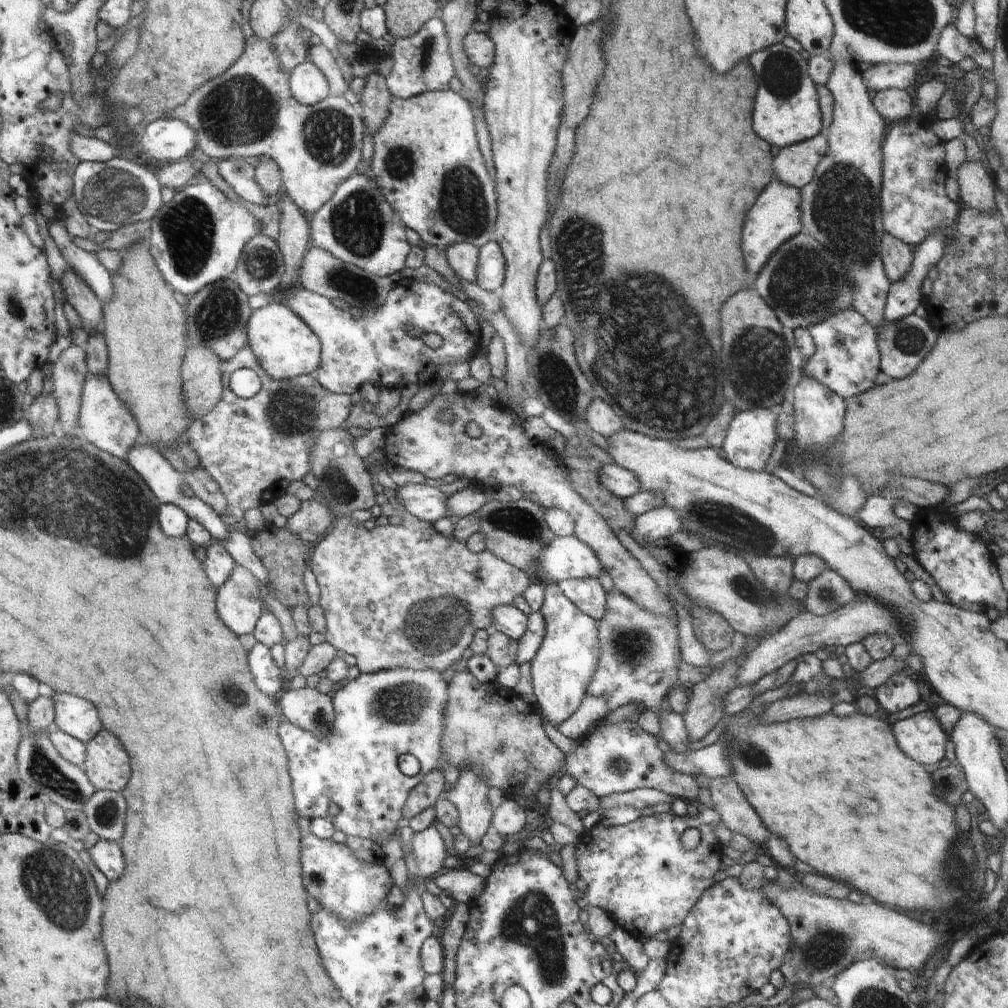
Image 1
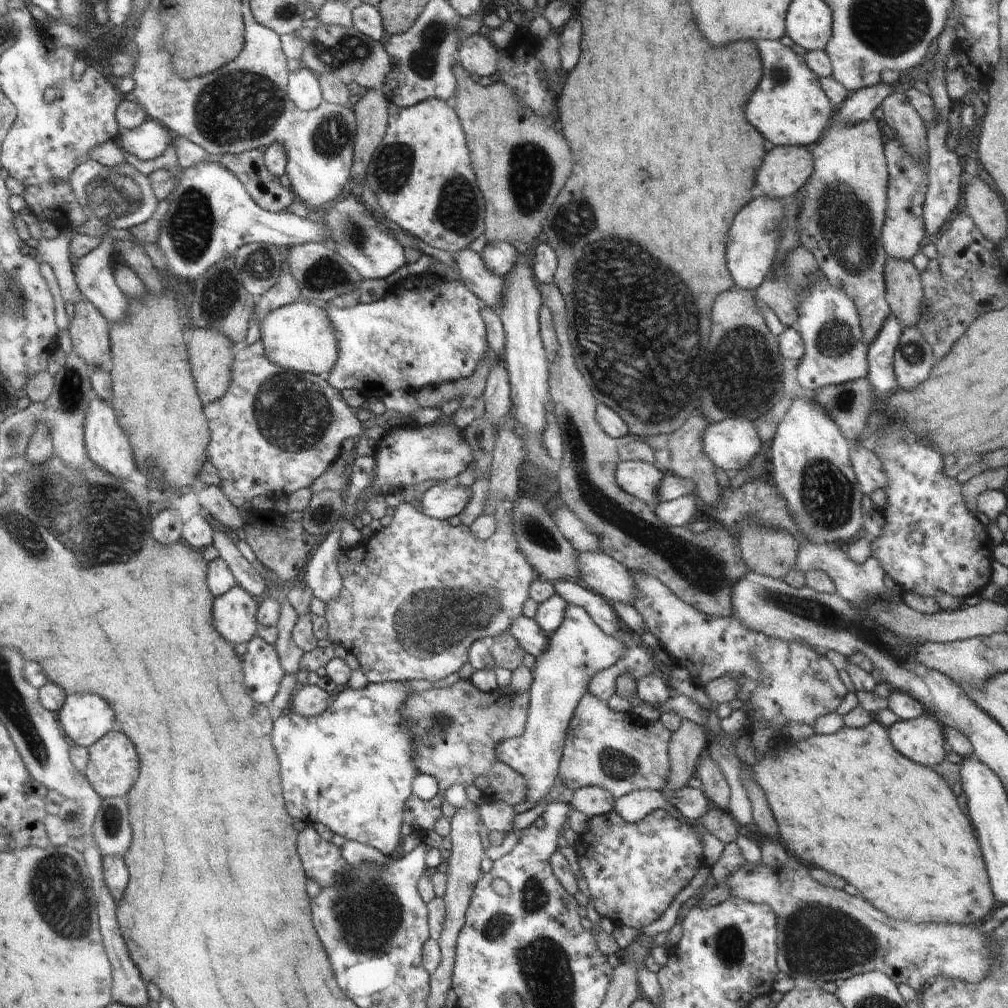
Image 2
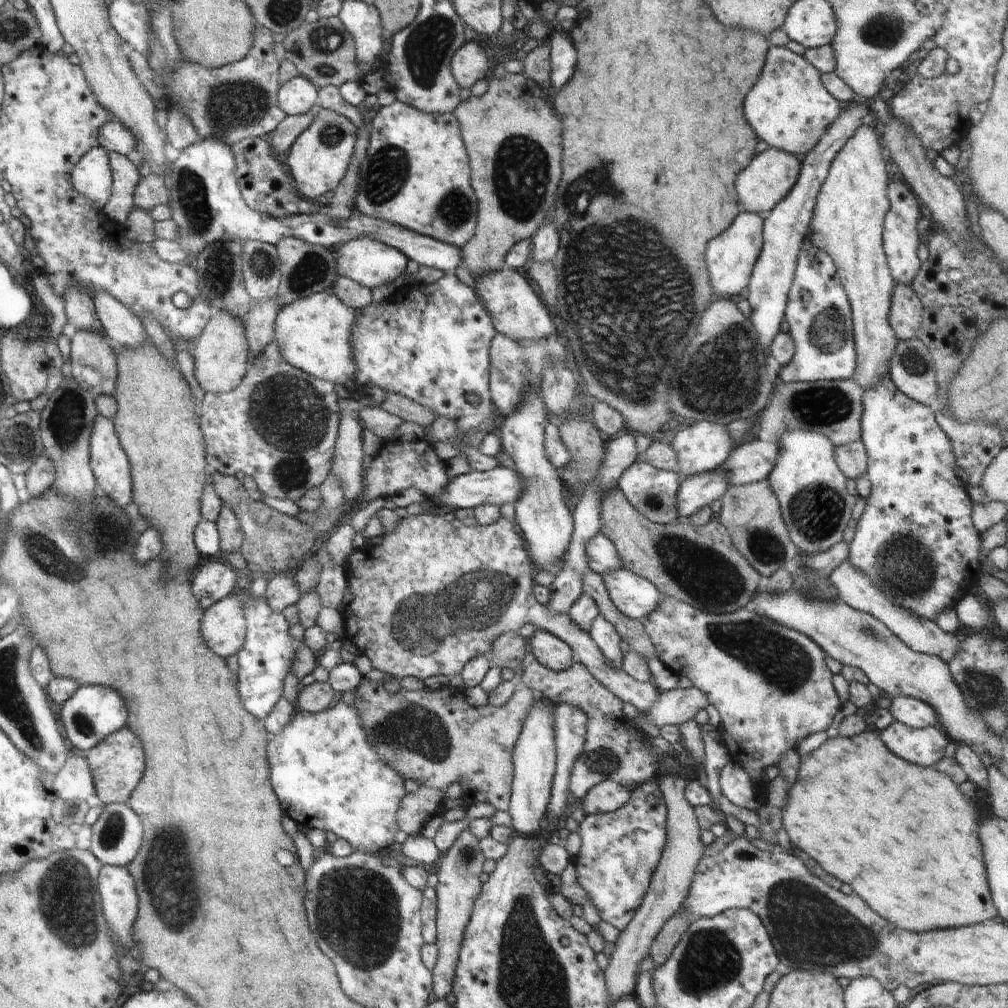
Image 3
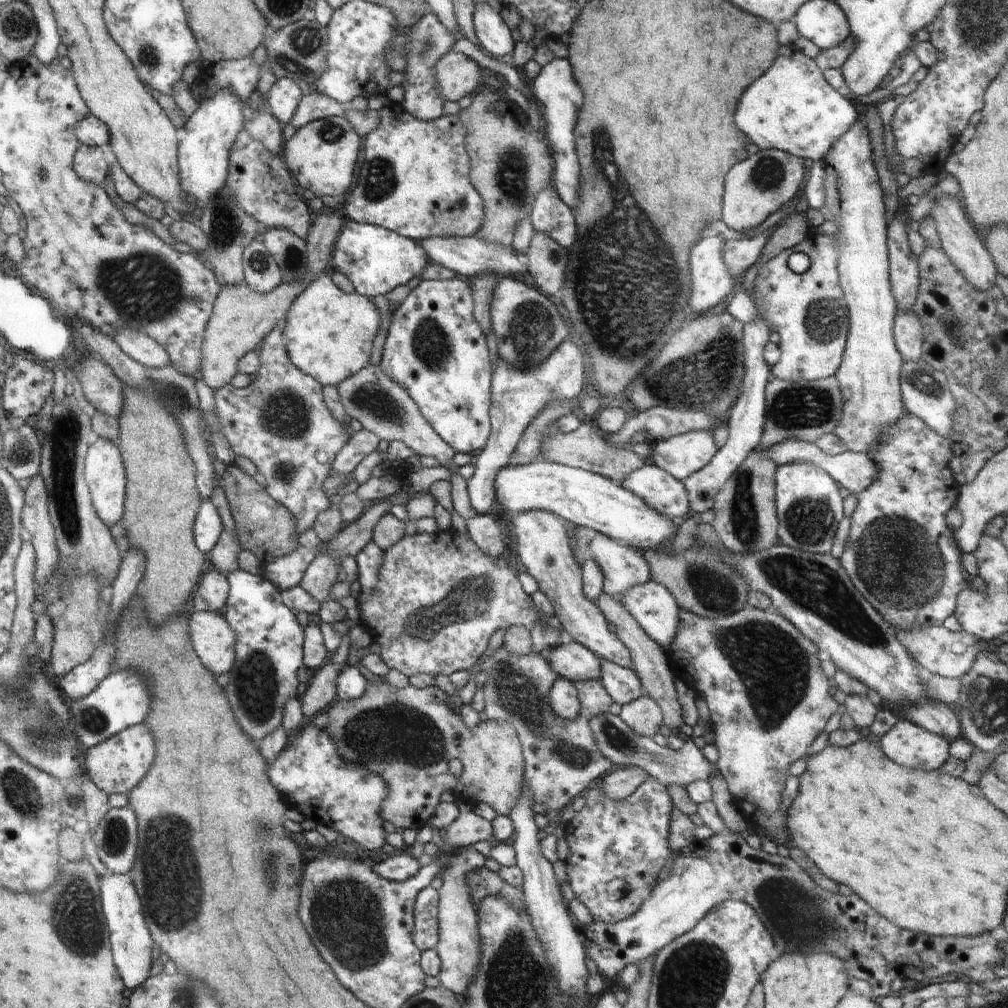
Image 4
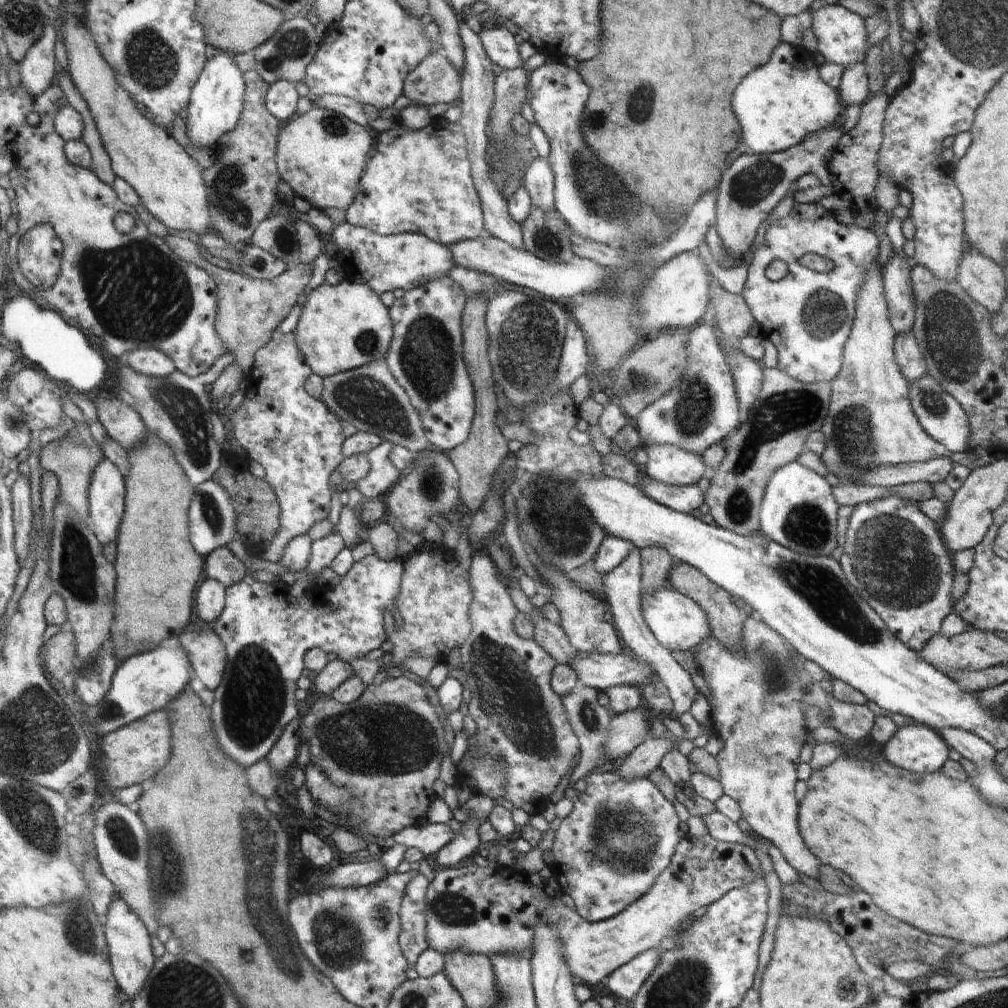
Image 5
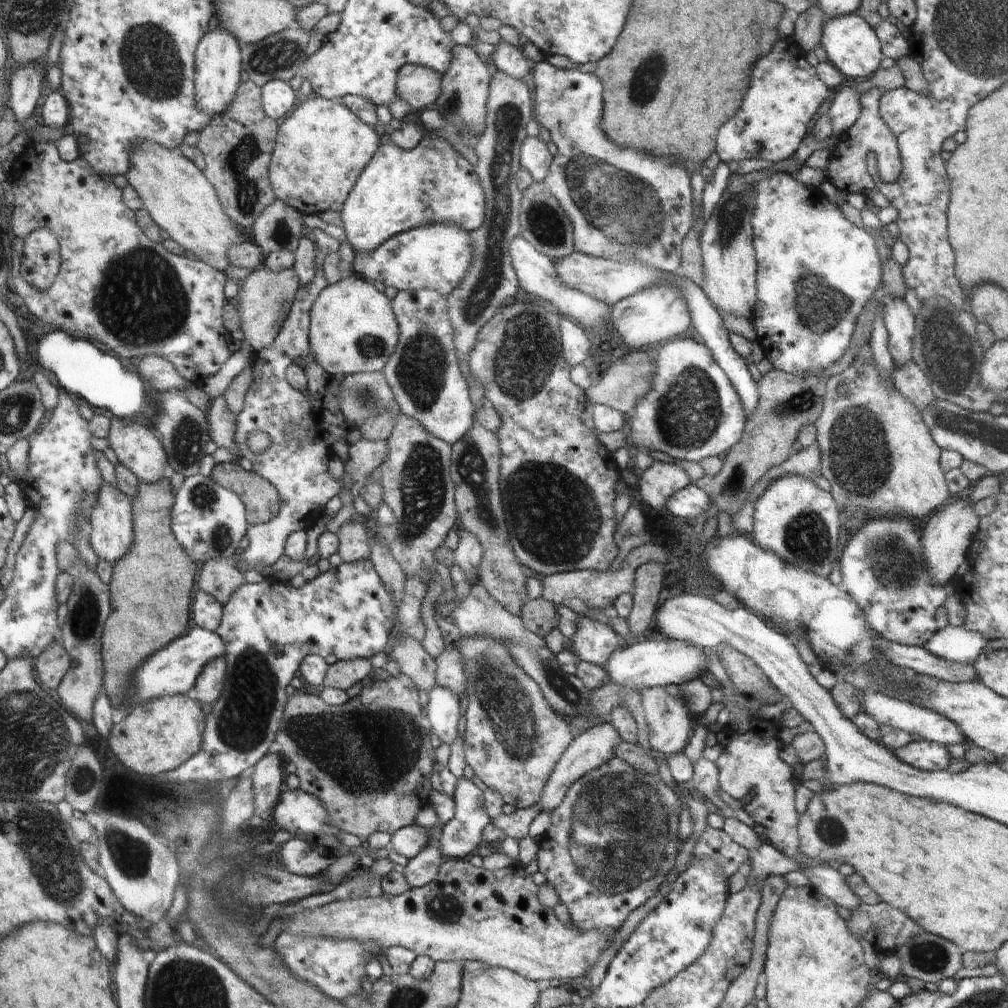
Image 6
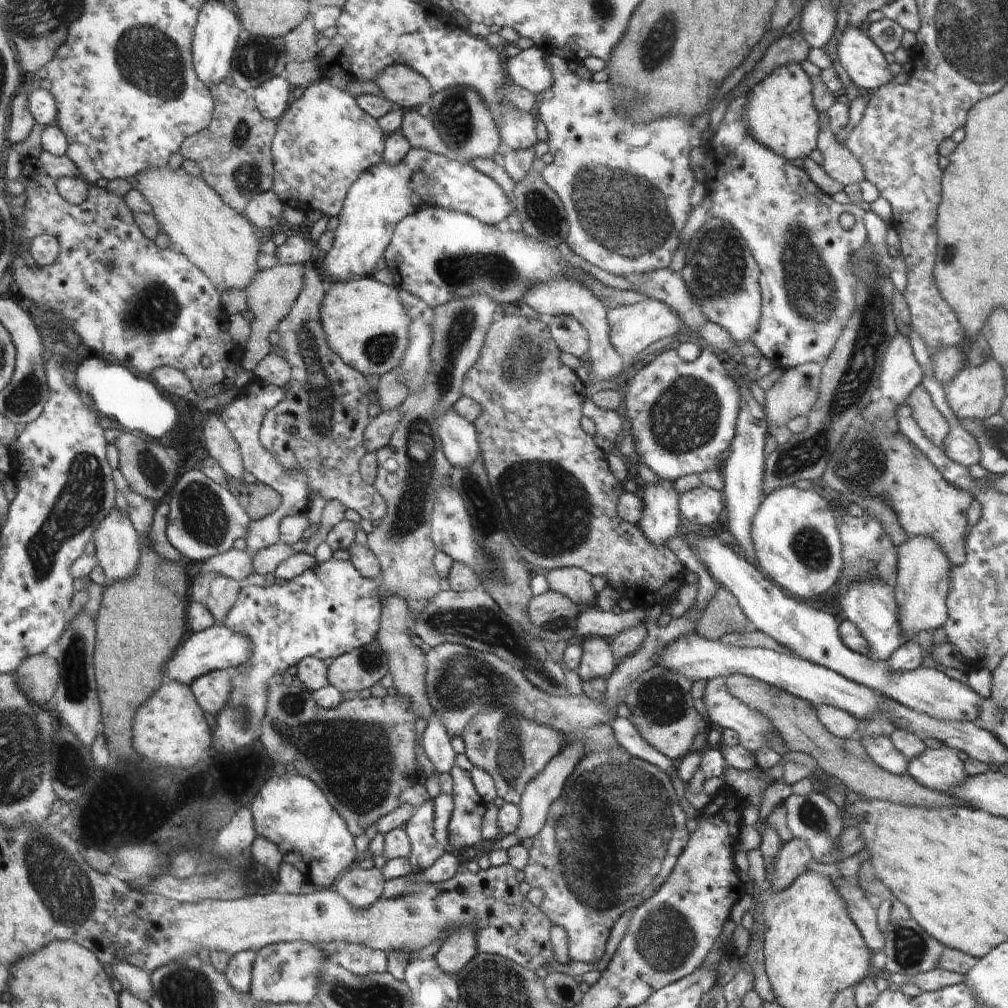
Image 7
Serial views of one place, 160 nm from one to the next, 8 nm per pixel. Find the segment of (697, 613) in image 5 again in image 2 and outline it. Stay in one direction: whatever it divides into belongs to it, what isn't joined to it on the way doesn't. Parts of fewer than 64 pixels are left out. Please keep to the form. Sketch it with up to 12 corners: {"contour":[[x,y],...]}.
{"contour":[[602,548],[576,551],[583,584],[633,606],[629,570]]}

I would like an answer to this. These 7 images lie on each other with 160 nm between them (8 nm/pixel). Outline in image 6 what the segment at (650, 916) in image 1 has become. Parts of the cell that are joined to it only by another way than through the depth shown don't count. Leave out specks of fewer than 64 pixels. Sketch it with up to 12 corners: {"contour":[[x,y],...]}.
{"contour":[[619,756],[538,842],[582,931],[616,931],[679,853],[679,794]]}

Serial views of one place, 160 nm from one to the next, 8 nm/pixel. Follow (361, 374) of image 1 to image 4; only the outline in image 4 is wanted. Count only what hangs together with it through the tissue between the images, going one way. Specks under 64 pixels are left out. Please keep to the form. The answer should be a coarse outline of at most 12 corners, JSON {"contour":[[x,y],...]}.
{"contour":[[462,278],[391,314],[381,369],[456,453],[490,434],[490,356]]}

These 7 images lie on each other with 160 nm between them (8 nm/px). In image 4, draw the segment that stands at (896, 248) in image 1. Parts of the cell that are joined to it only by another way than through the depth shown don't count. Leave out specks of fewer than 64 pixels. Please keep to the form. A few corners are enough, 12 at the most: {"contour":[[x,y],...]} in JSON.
{"contour":[[913,310],[894,318],[903,362],[922,356],[922,324]]}

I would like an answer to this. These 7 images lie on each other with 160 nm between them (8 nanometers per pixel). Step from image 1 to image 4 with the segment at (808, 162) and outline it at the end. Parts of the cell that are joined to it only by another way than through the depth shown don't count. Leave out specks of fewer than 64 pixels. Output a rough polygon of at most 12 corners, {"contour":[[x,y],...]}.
{"contour":[[760,149],[726,176],[721,220],[746,232],[790,202],[806,160]]}

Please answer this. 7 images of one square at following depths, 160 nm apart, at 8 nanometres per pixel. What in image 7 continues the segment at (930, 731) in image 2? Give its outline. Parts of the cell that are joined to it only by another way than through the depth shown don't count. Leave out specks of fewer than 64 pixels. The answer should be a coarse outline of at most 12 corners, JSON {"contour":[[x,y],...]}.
{"contour":[[944,745],[911,758],[906,774],[944,792],[967,775]]}

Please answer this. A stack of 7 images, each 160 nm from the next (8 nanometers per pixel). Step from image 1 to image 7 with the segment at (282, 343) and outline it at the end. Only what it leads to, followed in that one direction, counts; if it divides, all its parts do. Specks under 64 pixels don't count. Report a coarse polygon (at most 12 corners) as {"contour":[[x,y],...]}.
{"contour":[[373,276],[330,281],[327,345],[366,377],[398,369],[410,319]]}

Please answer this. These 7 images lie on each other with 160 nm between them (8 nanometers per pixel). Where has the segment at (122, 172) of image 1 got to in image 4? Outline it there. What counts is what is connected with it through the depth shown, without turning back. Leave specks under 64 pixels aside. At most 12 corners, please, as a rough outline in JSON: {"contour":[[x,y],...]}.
{"contour":[[81,144],[75,154],[76,174],[102,187],[110,157],[100,147]]}

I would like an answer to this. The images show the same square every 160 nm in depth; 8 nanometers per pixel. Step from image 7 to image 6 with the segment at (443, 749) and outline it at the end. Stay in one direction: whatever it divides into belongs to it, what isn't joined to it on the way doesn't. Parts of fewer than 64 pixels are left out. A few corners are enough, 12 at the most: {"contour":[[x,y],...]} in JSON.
{"contour":[[447,686],[429,690],[425,708],[438,744],[452,744],[463,710]]}

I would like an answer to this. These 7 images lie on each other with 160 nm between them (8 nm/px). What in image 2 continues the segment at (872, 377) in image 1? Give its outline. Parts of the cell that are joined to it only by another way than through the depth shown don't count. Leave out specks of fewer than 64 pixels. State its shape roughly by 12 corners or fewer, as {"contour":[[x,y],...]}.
{"contour":[[824,276],[792,326],[796,378],[820,390],[867,376],[854,303]]}

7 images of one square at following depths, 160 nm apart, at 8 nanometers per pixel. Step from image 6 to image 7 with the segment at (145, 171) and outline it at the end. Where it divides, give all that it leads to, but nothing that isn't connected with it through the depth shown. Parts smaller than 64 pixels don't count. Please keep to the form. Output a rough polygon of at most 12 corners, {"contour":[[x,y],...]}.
{"contour":[[200,175],[131,185],[220,290],[246,290],[262,242]]}

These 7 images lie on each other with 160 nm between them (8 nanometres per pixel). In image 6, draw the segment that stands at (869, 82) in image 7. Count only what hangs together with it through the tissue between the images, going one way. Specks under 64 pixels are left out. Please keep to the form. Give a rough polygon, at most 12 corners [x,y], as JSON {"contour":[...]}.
{"contour":[[857,13],[826,18],[820,46],[846,78],[870,78],[881,44]]}

